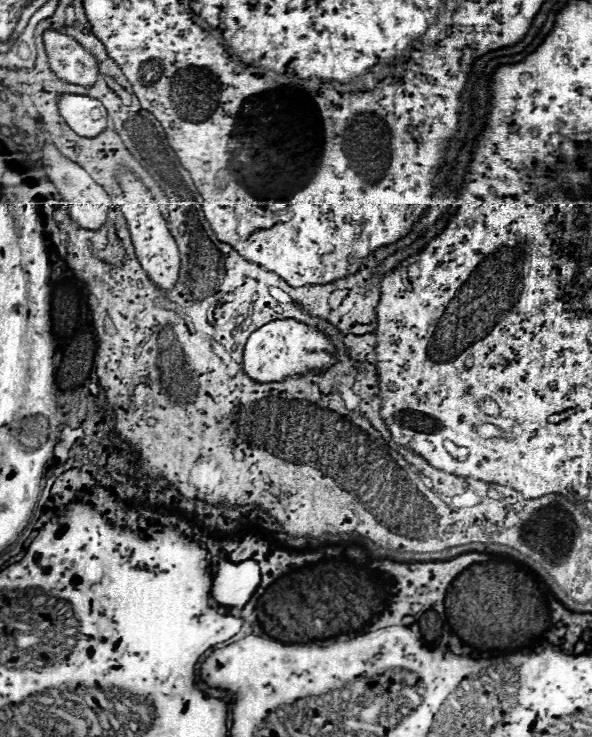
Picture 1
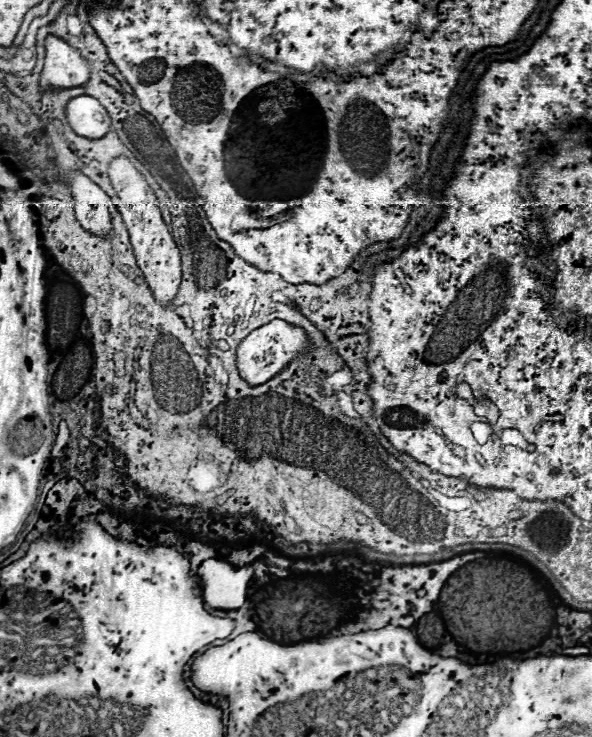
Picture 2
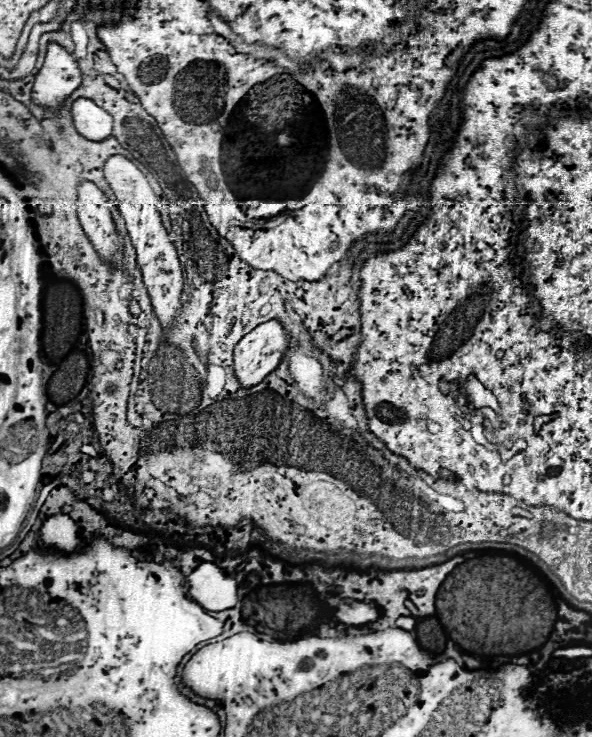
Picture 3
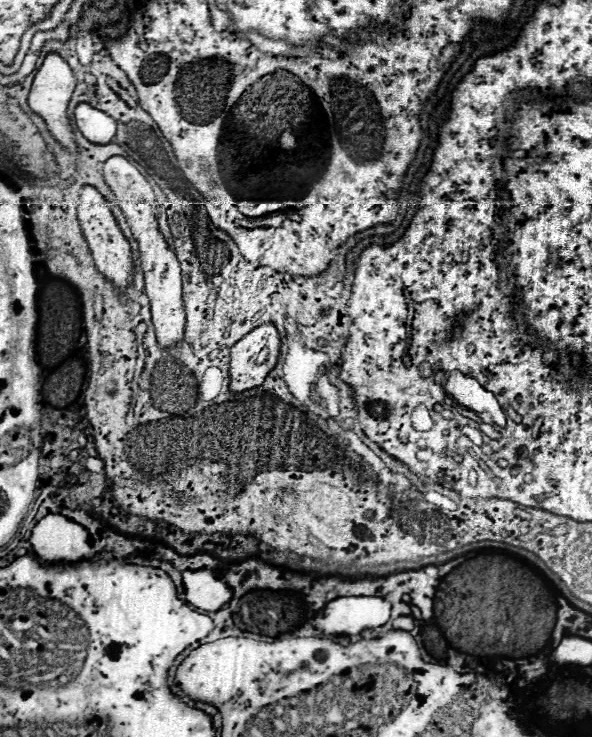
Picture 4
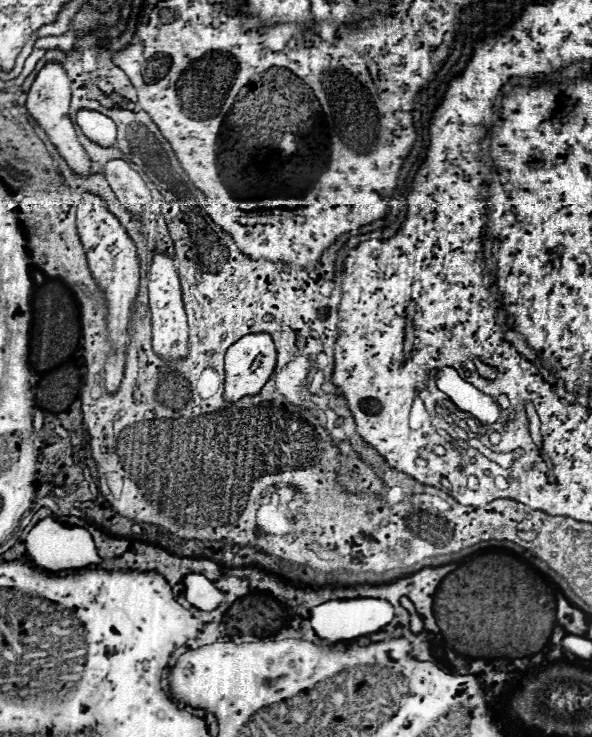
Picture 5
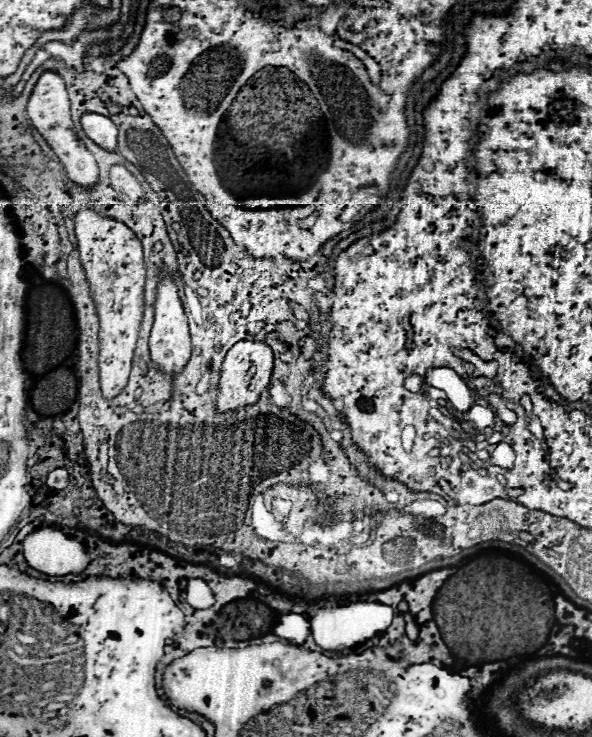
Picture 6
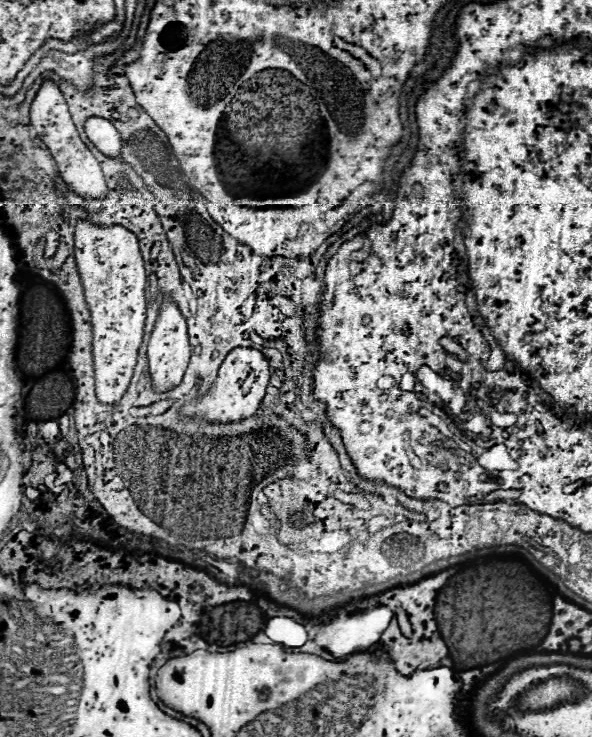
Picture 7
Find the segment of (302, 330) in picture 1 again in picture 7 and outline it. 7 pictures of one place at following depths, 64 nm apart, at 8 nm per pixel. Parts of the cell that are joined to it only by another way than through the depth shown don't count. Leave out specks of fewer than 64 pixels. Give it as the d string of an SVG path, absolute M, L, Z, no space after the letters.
M238 346L236 350L232 350L224 358L224 362L220 366L220 372L218 372L218 378L216 378L214 386L210 388L210 392L202 400L186 404L182 408L182 414L186 414L186 416L198 414L198 416L202 416L210 422L236 422L240 418L252 416L258 410L260 400L264 398L268 380L270 380L270 362L268 362L268 358L256 348Z

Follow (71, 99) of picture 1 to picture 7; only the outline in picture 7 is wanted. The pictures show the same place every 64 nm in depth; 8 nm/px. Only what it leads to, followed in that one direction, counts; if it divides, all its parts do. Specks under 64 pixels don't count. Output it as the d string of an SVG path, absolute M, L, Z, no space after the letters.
M92 116L84 122L84 130L86 136L90 138L90 142L106 156L110 158L118 158L120 156L120 148L122 148L122 140L118 130L114 128L114 124L106 118L100 116Z

